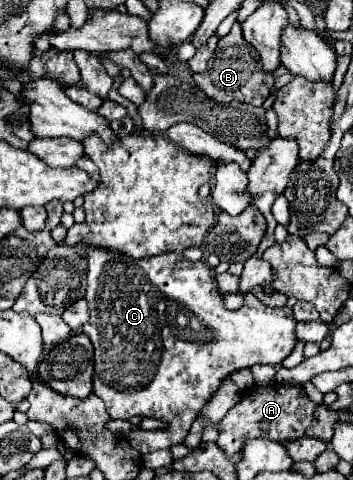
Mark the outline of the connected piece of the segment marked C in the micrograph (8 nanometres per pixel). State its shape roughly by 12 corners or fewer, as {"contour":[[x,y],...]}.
{"contour":[[177,252],[85,254],[93,394],[139,454],[229,374],[281,364],[289,306],[223,304]]}

